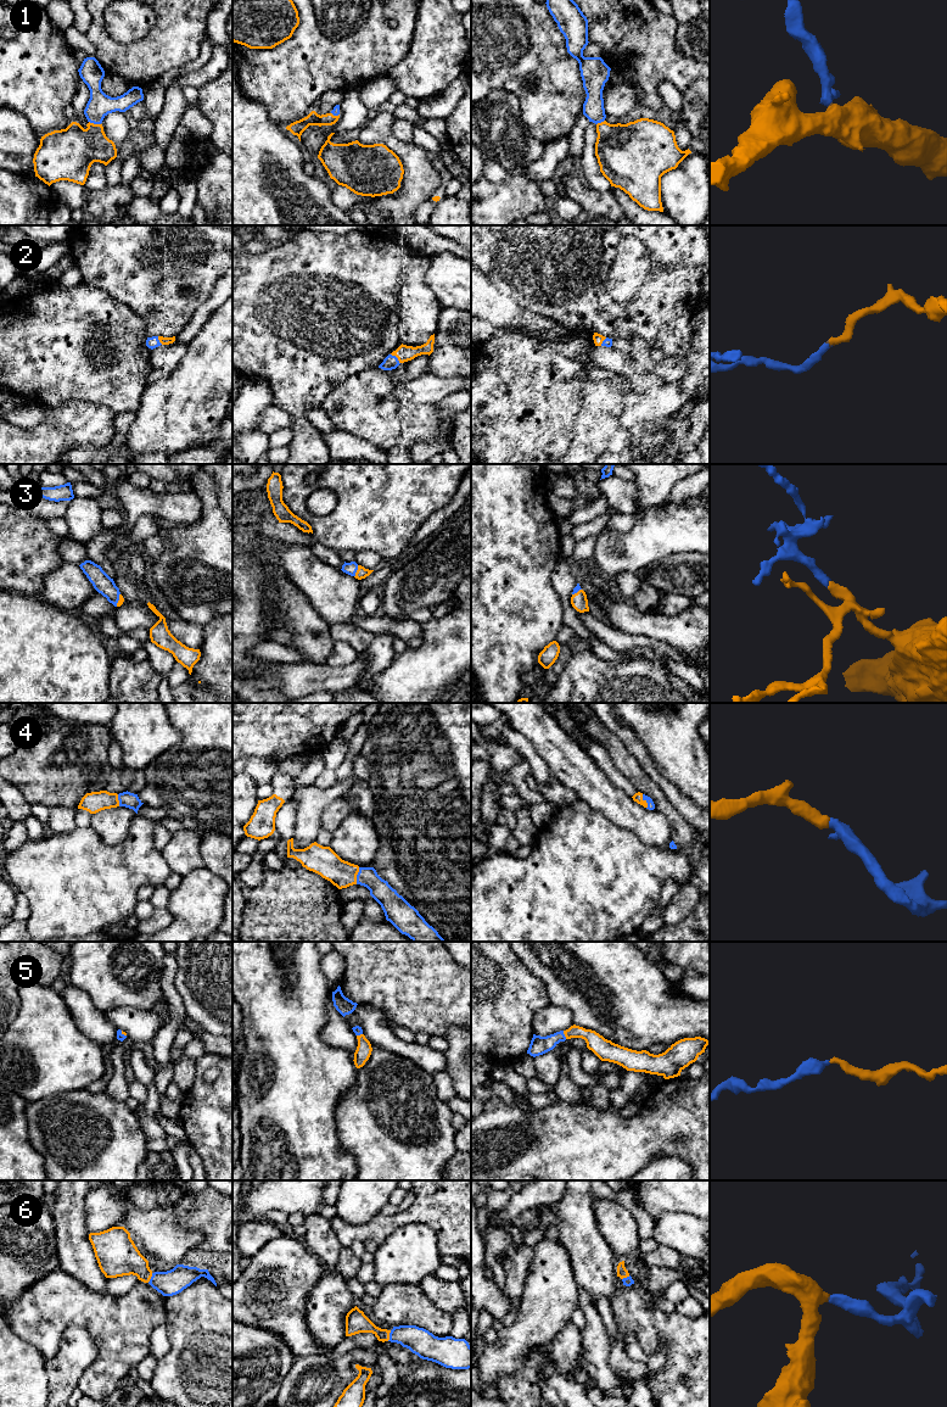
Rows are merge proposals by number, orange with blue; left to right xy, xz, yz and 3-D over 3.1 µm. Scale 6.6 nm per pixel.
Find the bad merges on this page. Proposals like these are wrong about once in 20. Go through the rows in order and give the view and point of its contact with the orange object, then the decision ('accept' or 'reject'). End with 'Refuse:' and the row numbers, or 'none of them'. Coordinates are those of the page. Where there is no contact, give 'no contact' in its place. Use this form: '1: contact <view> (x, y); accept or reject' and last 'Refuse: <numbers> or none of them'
1: contact xy (95, 124); accept
2: contact xz (397, 357); accept
3: contact xz (357, 571); accept
4: contact xz (356, 876); accept
5: contact yz (564, 1033); accept
6: contact xz (388, 1335); accept
Refuse: none of them

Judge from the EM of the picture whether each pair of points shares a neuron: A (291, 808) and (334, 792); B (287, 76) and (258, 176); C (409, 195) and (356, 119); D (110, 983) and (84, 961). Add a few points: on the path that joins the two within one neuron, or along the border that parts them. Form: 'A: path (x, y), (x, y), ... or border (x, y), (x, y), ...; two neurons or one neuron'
A: border (291, 798), (297, 805), (293, 833); two neurons
B: border (256, 101), (265, 109), (274, 122), (285, 128); two neurons
C: border (368, 119), (359, 129); two neurons
D: path (104, 977), (90, 964); one neuron

